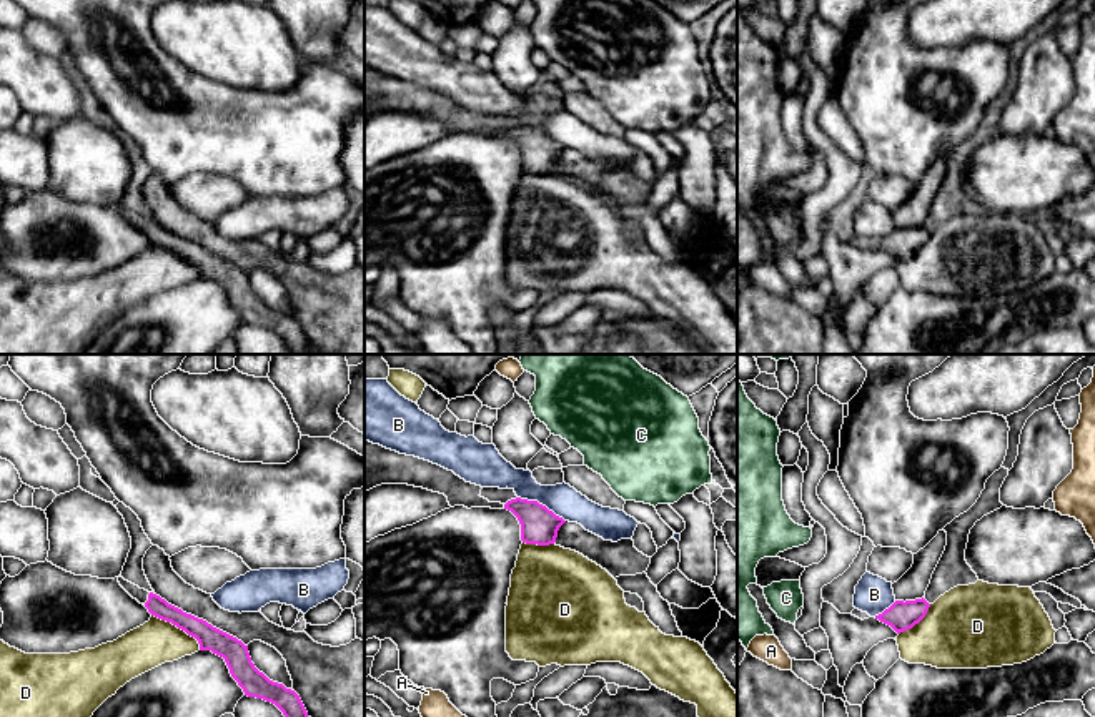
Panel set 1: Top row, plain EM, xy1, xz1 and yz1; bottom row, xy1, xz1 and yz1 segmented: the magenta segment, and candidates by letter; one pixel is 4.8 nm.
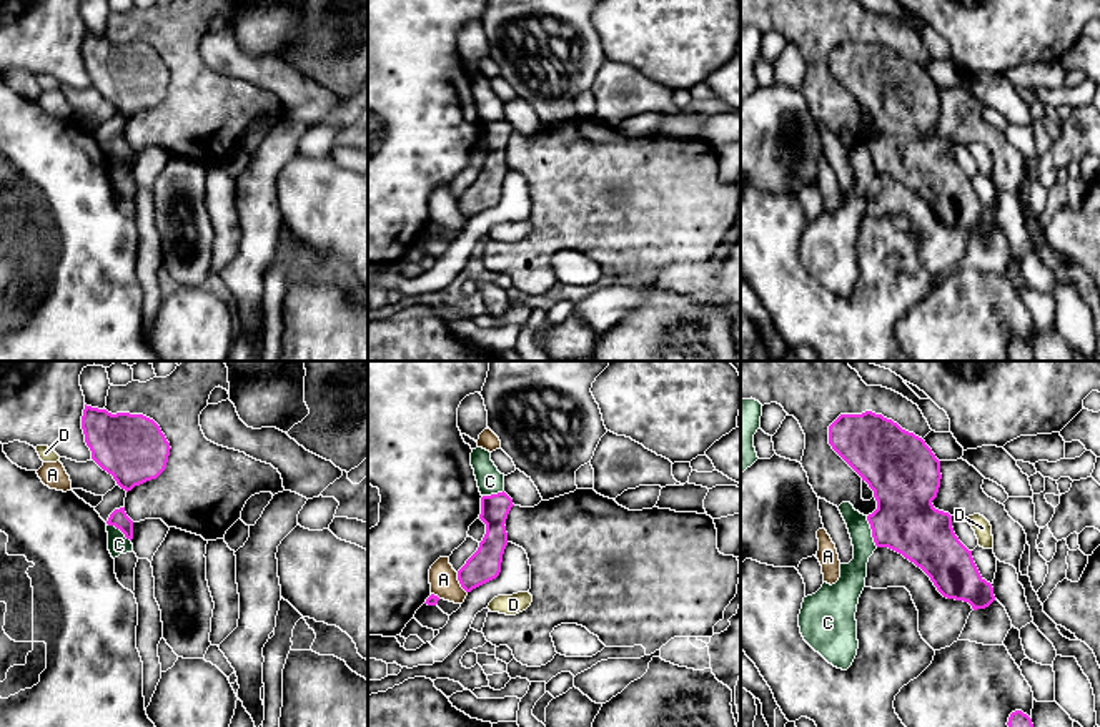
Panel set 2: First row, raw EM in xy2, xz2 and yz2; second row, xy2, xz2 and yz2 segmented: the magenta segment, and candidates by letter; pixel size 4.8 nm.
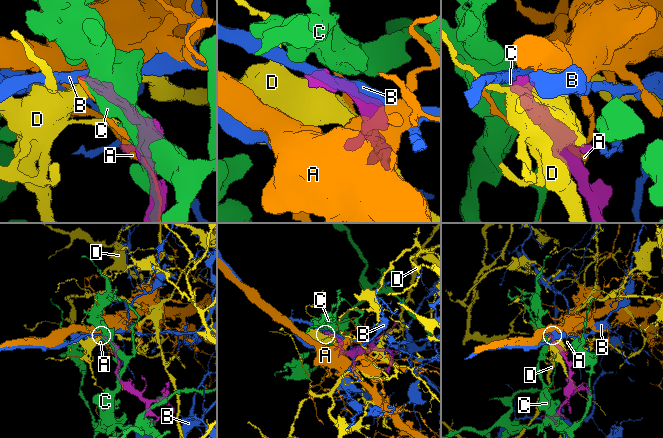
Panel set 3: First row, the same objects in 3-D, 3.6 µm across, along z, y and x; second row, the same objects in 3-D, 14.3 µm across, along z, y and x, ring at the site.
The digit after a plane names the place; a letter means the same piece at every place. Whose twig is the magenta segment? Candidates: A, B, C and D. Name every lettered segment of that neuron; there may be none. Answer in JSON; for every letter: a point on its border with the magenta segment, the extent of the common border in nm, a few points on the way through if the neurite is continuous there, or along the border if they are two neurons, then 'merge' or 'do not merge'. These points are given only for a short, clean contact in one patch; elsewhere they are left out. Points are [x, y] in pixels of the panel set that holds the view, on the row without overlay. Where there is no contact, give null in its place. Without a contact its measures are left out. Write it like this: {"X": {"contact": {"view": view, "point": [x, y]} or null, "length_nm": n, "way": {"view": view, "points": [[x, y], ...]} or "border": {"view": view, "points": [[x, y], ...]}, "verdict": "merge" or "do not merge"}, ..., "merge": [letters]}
{"A": {"contact": {"view": "xz2", "point": [460, 210]}, "length_nm": 120, "verdict": "do not merge"}, "B": {"contact": {"view": "xz1", "point": [541, 132]}, "length_nm": 260, "border": {"view": "xz1", "points": [[518, 123], [545, 132], [564, 148]]}, "verdict": "do not merge"}, "C": {"contact": {"view": "yz2", "point": [872, 158]}, "length_nm": 160, "border": {"view": "yz2", "points": [[866, 143], [872, 168], [877, 173]]}, "verdict": "do not merge"}, "D": {"contact": {"view": "xy1", "point": [178, 255]}, "length_nm": 300, "verdict": "do not merge"}, "merge": []}

